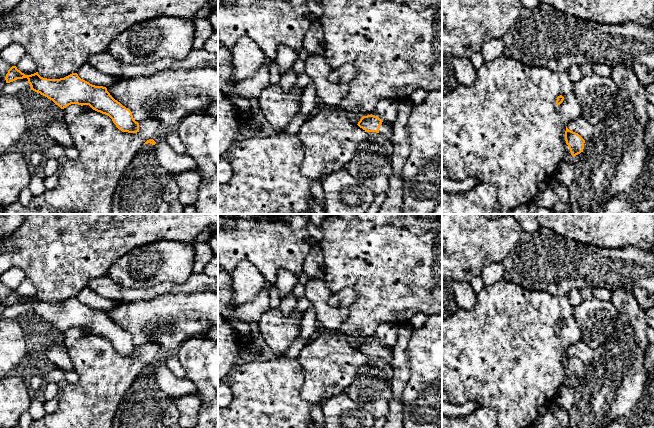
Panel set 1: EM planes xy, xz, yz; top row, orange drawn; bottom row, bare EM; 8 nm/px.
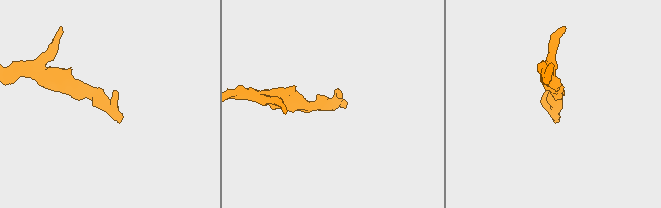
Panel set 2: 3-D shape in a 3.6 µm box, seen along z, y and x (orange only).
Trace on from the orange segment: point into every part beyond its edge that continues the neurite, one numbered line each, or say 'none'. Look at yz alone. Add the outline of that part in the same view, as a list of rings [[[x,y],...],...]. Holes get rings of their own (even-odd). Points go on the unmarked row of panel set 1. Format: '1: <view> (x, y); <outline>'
none

